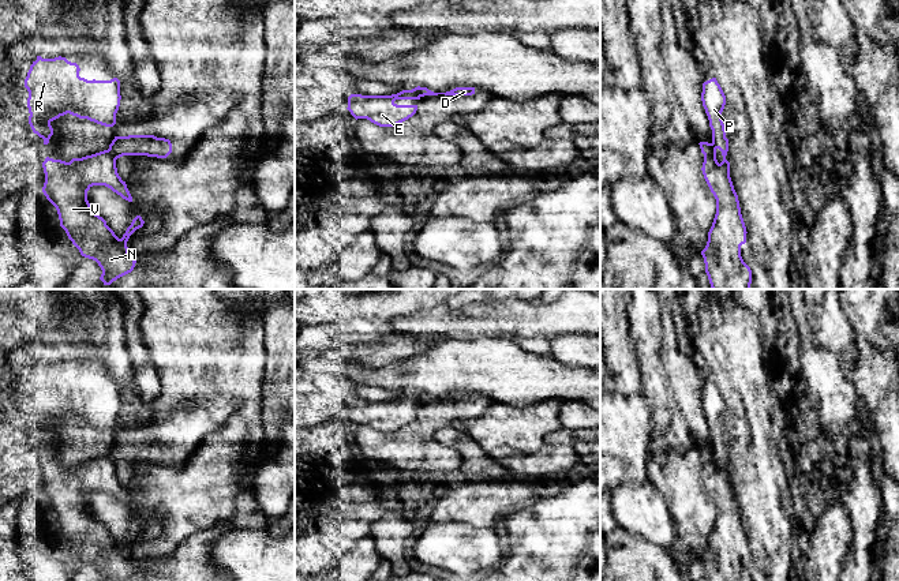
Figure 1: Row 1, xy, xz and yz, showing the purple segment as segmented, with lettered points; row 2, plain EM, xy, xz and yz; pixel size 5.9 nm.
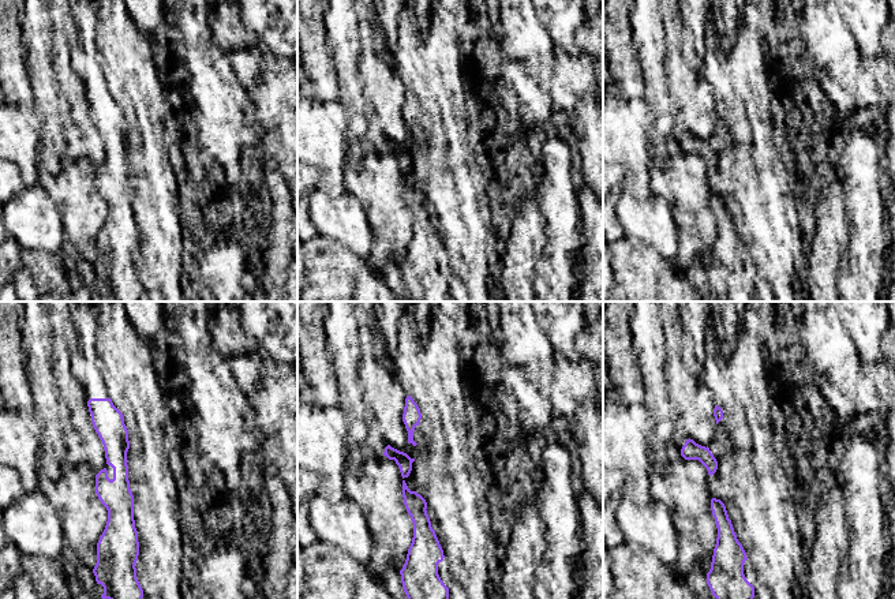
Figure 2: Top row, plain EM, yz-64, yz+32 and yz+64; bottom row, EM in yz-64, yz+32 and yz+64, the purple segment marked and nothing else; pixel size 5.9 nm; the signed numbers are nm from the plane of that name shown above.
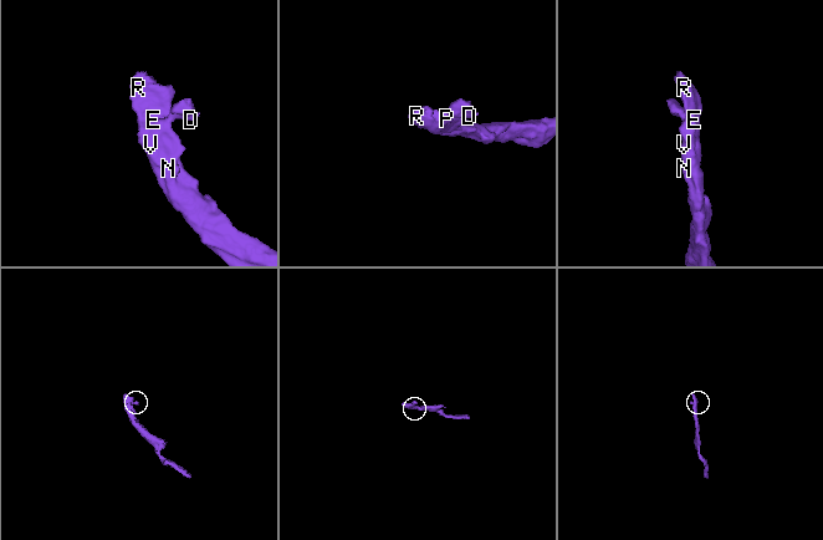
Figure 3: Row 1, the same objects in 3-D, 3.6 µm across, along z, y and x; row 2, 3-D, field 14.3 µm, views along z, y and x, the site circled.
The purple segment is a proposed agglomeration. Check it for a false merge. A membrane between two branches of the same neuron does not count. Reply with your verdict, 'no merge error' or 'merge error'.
merge error

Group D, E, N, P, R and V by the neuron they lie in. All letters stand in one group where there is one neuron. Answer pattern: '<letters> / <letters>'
D / E N P R V

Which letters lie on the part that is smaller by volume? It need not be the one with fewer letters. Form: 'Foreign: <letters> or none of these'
Foreign: D

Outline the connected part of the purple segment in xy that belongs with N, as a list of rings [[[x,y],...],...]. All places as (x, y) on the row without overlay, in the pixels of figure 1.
[[[104,456],[70,468],[46,462],[42,468],[45,488],[42,498],[56,513],[60,532],[79,555],[102,576],[101,581],[126,581],[135,573],[135,563],[128,558],[130,541],[143,532],[136,521],[121,544],[95,520],[87,506],[93,491],[105,491],[123,505],[132,507],[126,487],[117,479],[116,464]]]

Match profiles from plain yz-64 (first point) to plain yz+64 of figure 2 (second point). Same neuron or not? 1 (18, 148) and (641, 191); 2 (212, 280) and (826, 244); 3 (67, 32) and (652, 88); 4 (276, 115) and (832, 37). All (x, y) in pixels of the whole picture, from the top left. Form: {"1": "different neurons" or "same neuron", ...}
{"1": "same neuron", "2": "same neuron", "3": "different neurons", "4": "same neuron"}

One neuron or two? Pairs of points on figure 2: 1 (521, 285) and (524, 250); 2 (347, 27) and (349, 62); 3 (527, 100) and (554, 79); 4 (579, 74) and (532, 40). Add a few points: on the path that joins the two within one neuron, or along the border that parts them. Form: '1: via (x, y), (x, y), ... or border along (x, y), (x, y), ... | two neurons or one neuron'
1: via (521, 277), (523, 258) | one neuron
2: via (347, 36), (347, 53) | one neuron
3: border along (524, 60), (531, 75), (550, 97), (554, 109) | two neurons
4: via (562, 79), (550, 79), (549, 71), (536, 56) | one neuron

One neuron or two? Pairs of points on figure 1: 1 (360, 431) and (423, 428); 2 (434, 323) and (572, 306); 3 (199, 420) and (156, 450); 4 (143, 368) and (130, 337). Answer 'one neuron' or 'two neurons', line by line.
1: one neuron
2: one neuron
3: one neuron
4: one neuron

